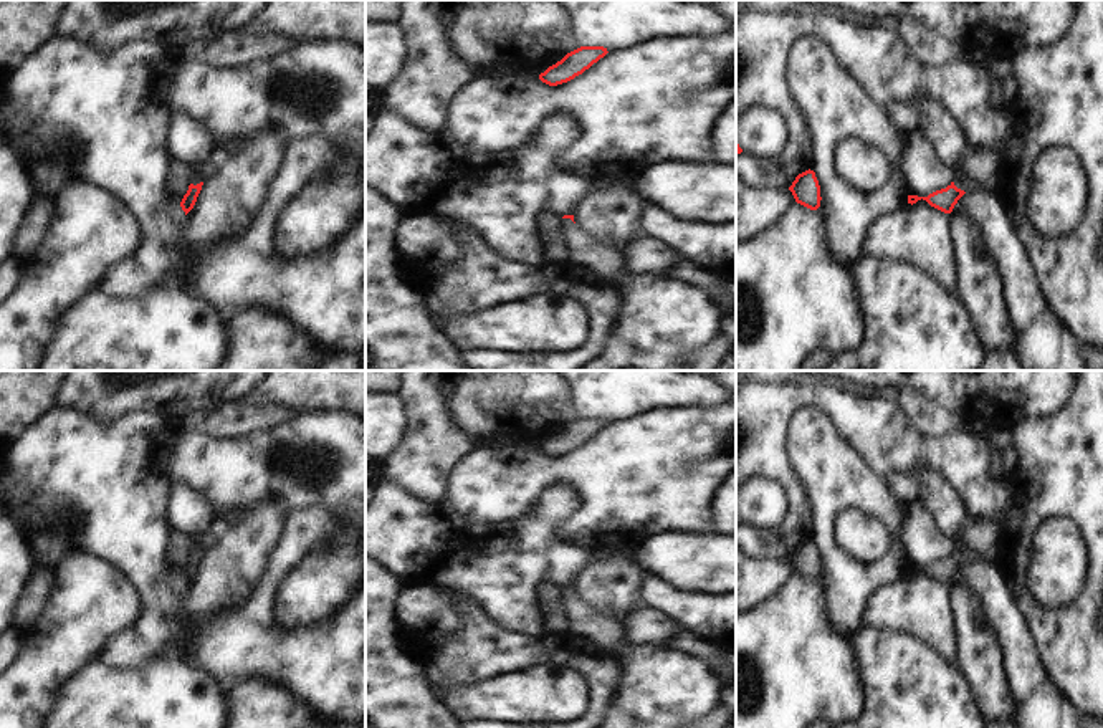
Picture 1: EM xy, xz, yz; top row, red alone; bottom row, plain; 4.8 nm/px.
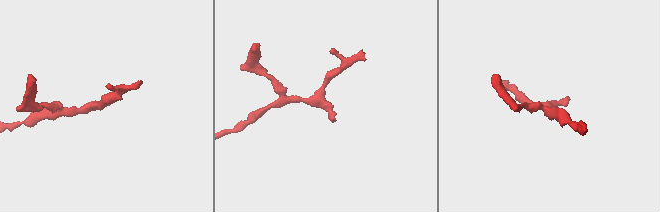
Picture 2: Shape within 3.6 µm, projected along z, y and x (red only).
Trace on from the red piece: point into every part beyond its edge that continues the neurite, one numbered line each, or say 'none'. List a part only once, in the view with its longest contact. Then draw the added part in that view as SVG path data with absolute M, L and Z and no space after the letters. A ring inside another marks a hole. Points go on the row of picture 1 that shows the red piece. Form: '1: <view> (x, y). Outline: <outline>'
1: yz (969, 186). Outline: M954 175L954 185L961 190L964 190L966 194L974 194L974 192L979 192L979 190L984 190L982 185L967 177L967 175Z

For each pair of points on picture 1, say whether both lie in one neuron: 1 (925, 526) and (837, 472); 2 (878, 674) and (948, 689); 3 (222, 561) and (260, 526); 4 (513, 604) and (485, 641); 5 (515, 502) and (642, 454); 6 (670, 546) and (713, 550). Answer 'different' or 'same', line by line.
1: different
2: same
3: same
4: different
5: same
6: same

